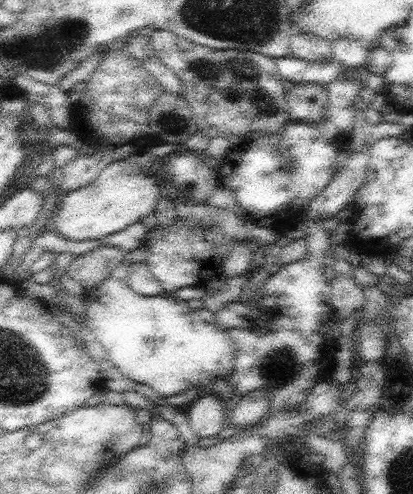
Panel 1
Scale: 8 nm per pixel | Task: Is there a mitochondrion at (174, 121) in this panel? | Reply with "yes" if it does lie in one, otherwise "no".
yes

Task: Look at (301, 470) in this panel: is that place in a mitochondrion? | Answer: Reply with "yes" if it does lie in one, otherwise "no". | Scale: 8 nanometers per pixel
no

